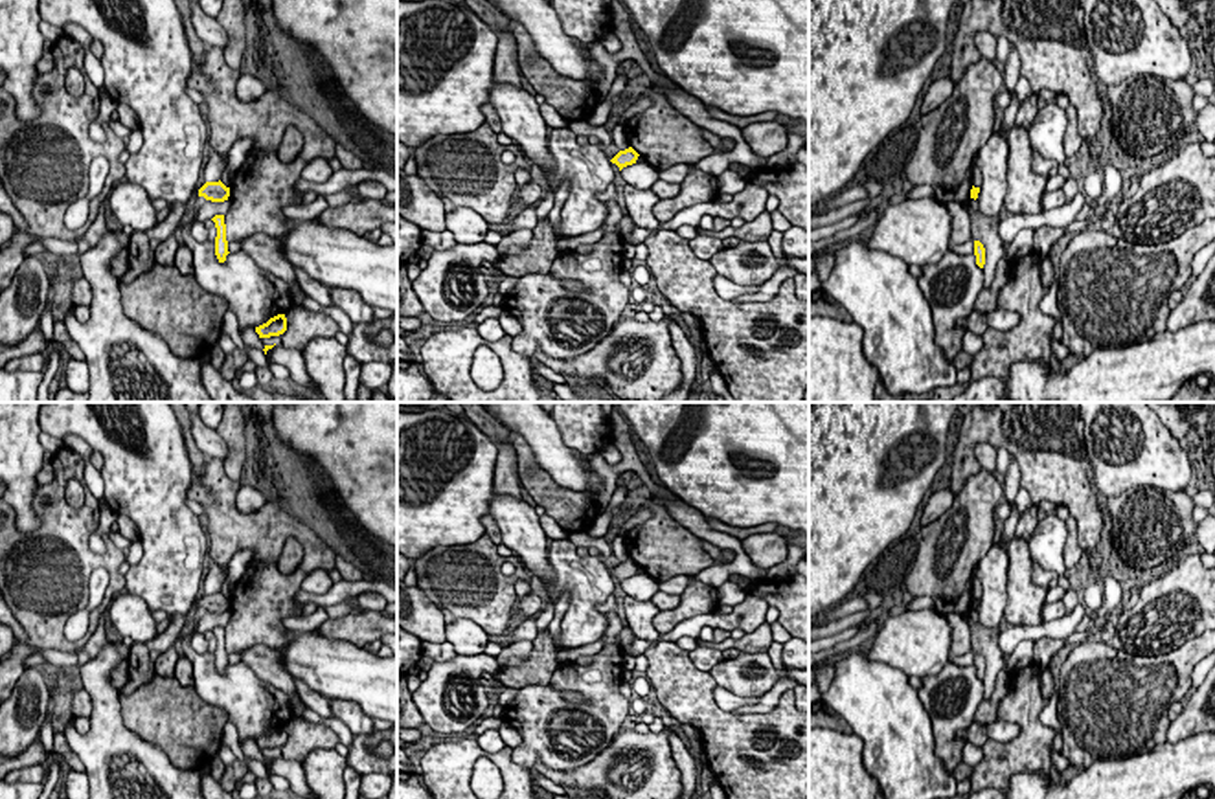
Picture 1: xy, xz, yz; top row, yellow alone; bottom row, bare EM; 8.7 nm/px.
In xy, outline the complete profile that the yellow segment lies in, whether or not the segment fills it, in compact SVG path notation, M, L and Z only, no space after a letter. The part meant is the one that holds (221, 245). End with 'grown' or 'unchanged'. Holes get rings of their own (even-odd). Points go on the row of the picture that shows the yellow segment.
M215 215L211 220L215 222L215 228L217 228L215 255L217 255L219 263L224 263L226 255L230 253L228 241L226 241L224 215Z; unchanged

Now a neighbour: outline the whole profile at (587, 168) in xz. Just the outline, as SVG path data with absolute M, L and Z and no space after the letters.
M562 127L550 129L548 149L555 160L550 171L542 171L548 187L557 191L564 182L570 184L557 239L599 230L608 217L608 208L597 195L614 184L612 162L601 143L579 145L577 134L570 127Z

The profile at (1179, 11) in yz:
M1156 0L1156 4L1182 31L1191 18L1202 18L1211 7L1211 0Z

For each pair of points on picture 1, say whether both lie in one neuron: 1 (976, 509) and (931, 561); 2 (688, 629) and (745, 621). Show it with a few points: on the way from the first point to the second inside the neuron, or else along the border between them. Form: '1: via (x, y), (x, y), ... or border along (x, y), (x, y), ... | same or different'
1: via (967, 522), (943, 548) | same
2: via (703, 621), (730, 621) | same

